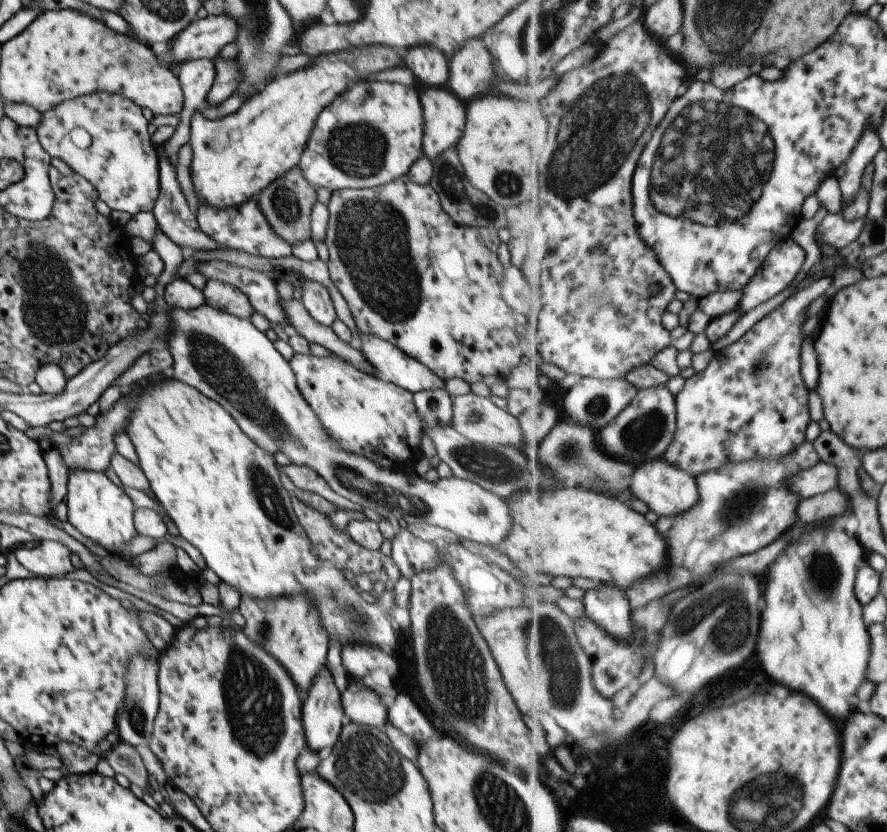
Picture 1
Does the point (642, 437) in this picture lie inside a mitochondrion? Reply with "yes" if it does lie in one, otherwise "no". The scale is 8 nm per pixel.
yes

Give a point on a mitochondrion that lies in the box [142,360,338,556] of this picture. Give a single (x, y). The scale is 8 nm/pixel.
(265, 493)

